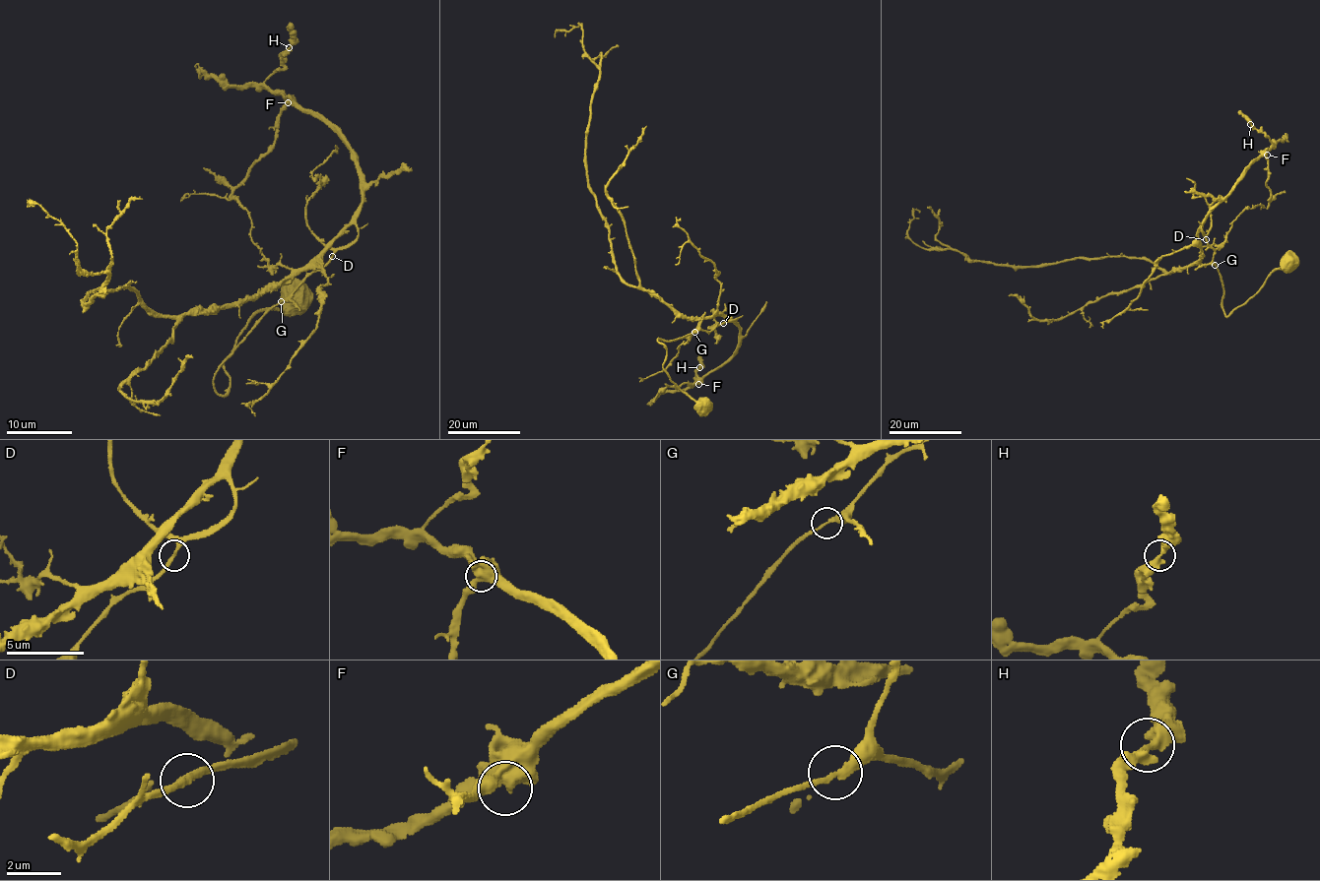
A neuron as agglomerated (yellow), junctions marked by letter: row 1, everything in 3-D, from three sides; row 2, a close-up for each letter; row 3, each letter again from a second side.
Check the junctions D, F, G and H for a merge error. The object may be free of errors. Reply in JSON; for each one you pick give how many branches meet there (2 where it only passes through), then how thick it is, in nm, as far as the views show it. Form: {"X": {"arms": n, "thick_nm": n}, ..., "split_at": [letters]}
{"split_at": []}

